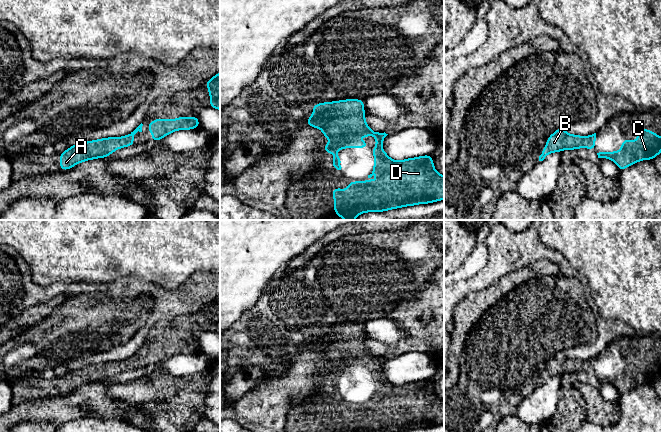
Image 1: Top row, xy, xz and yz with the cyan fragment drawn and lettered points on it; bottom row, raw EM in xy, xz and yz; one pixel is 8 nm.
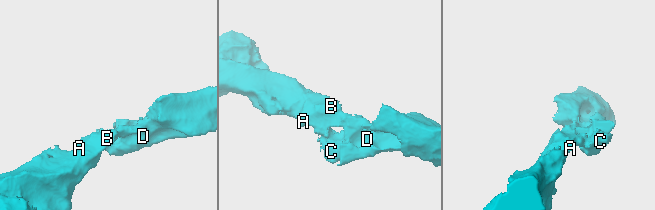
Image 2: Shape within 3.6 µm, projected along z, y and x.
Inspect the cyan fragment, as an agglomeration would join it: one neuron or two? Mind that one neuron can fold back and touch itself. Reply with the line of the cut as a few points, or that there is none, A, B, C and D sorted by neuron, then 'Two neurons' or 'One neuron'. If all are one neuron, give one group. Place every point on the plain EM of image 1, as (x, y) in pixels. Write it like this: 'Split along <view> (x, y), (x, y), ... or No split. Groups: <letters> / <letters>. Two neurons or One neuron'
No split. Groups: A B C D. One neuron

